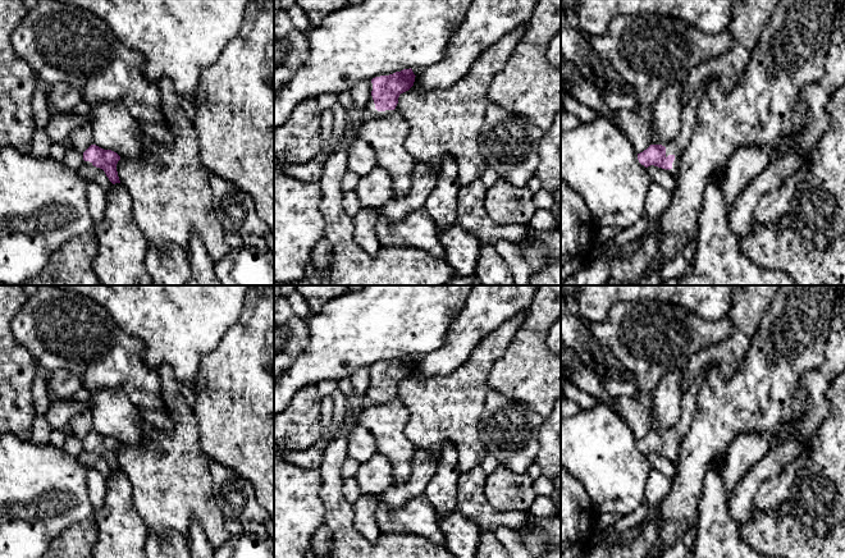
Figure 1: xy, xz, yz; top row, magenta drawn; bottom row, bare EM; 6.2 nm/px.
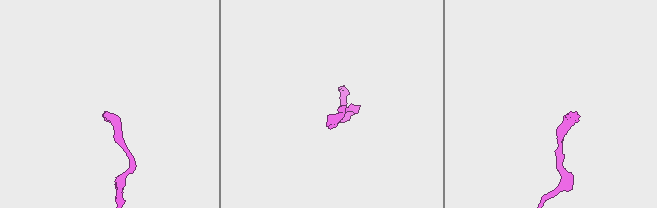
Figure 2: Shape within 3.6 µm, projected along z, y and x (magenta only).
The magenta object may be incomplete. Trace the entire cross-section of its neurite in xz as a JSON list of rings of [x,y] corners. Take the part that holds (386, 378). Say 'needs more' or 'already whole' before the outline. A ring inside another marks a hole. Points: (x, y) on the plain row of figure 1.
needs more; [[[410,355],[370,366],[370,387],[366,393],[366,403],[385,404],[393,401],[397,397],[399,381],[414,372],[415,363]]]

